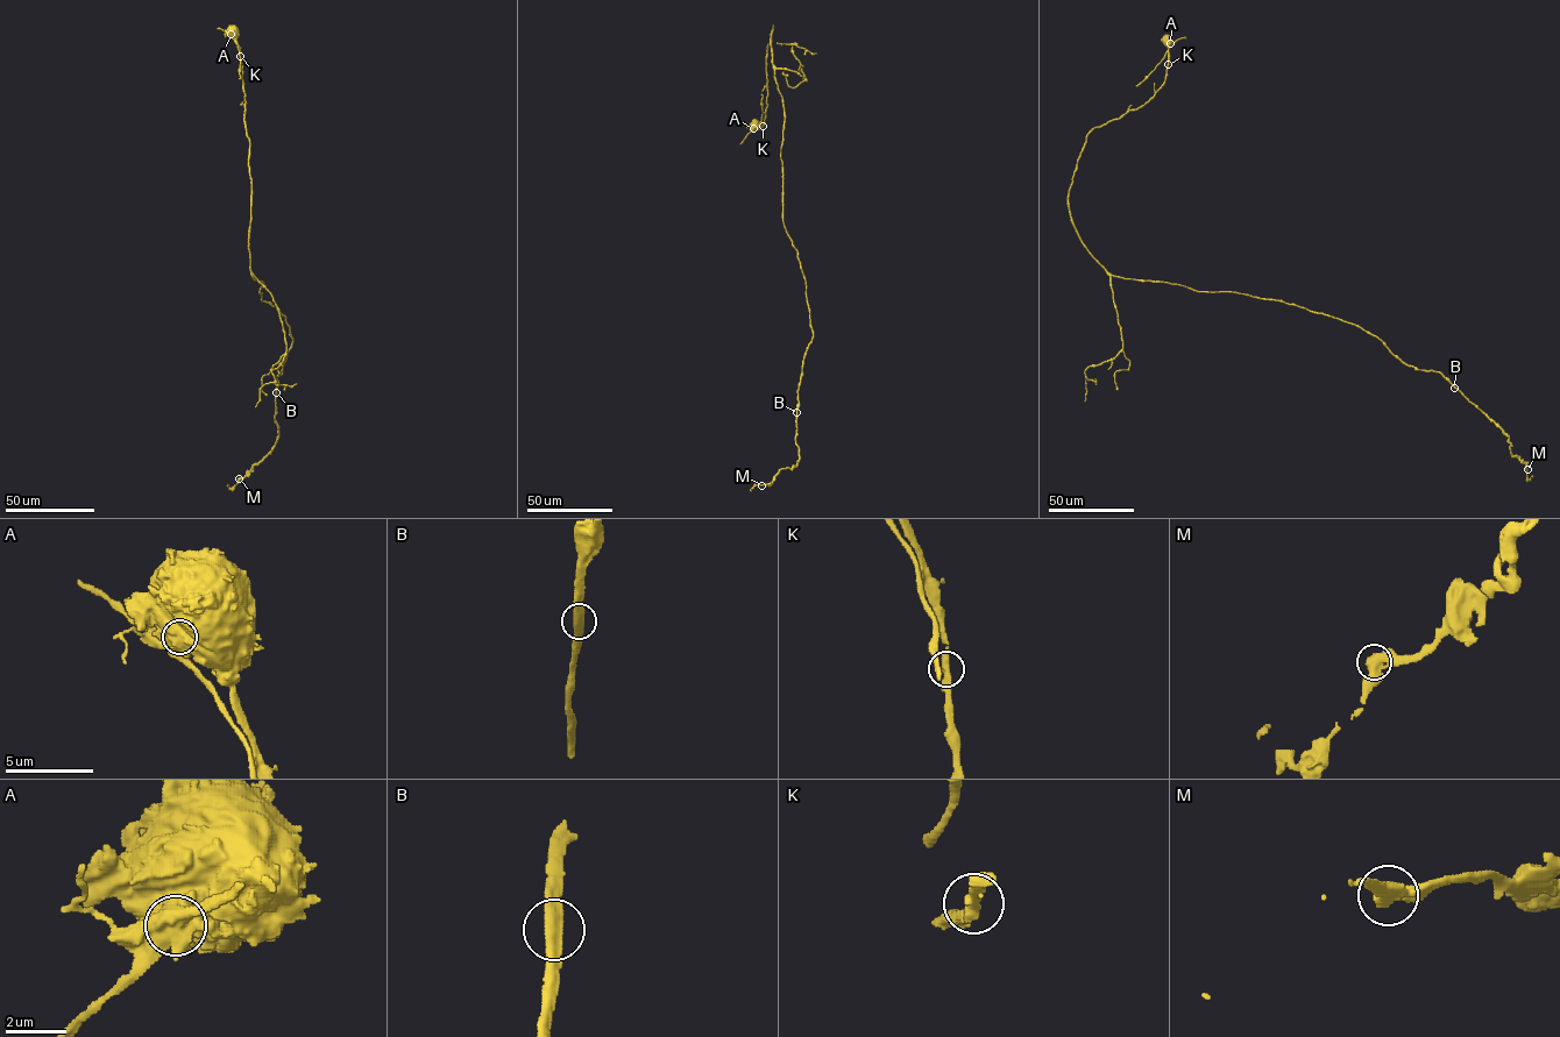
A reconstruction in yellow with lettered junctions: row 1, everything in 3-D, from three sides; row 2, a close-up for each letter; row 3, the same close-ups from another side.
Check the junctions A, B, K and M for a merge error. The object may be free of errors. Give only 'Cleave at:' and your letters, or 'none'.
Cleave at: A

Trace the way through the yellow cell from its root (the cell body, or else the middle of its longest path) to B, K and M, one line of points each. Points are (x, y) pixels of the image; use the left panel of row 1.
B: (232, 30), (240, 54), (249, 143), (250, 270), (263, 282), (262, 300), (285, 317), (292, 339), (276, 392)
K: (232, 30), (240, 56)
M: (232, 30), (249, 143), (250, 270), (292, 339), (277, 376), (278, 439), (239, 478)

